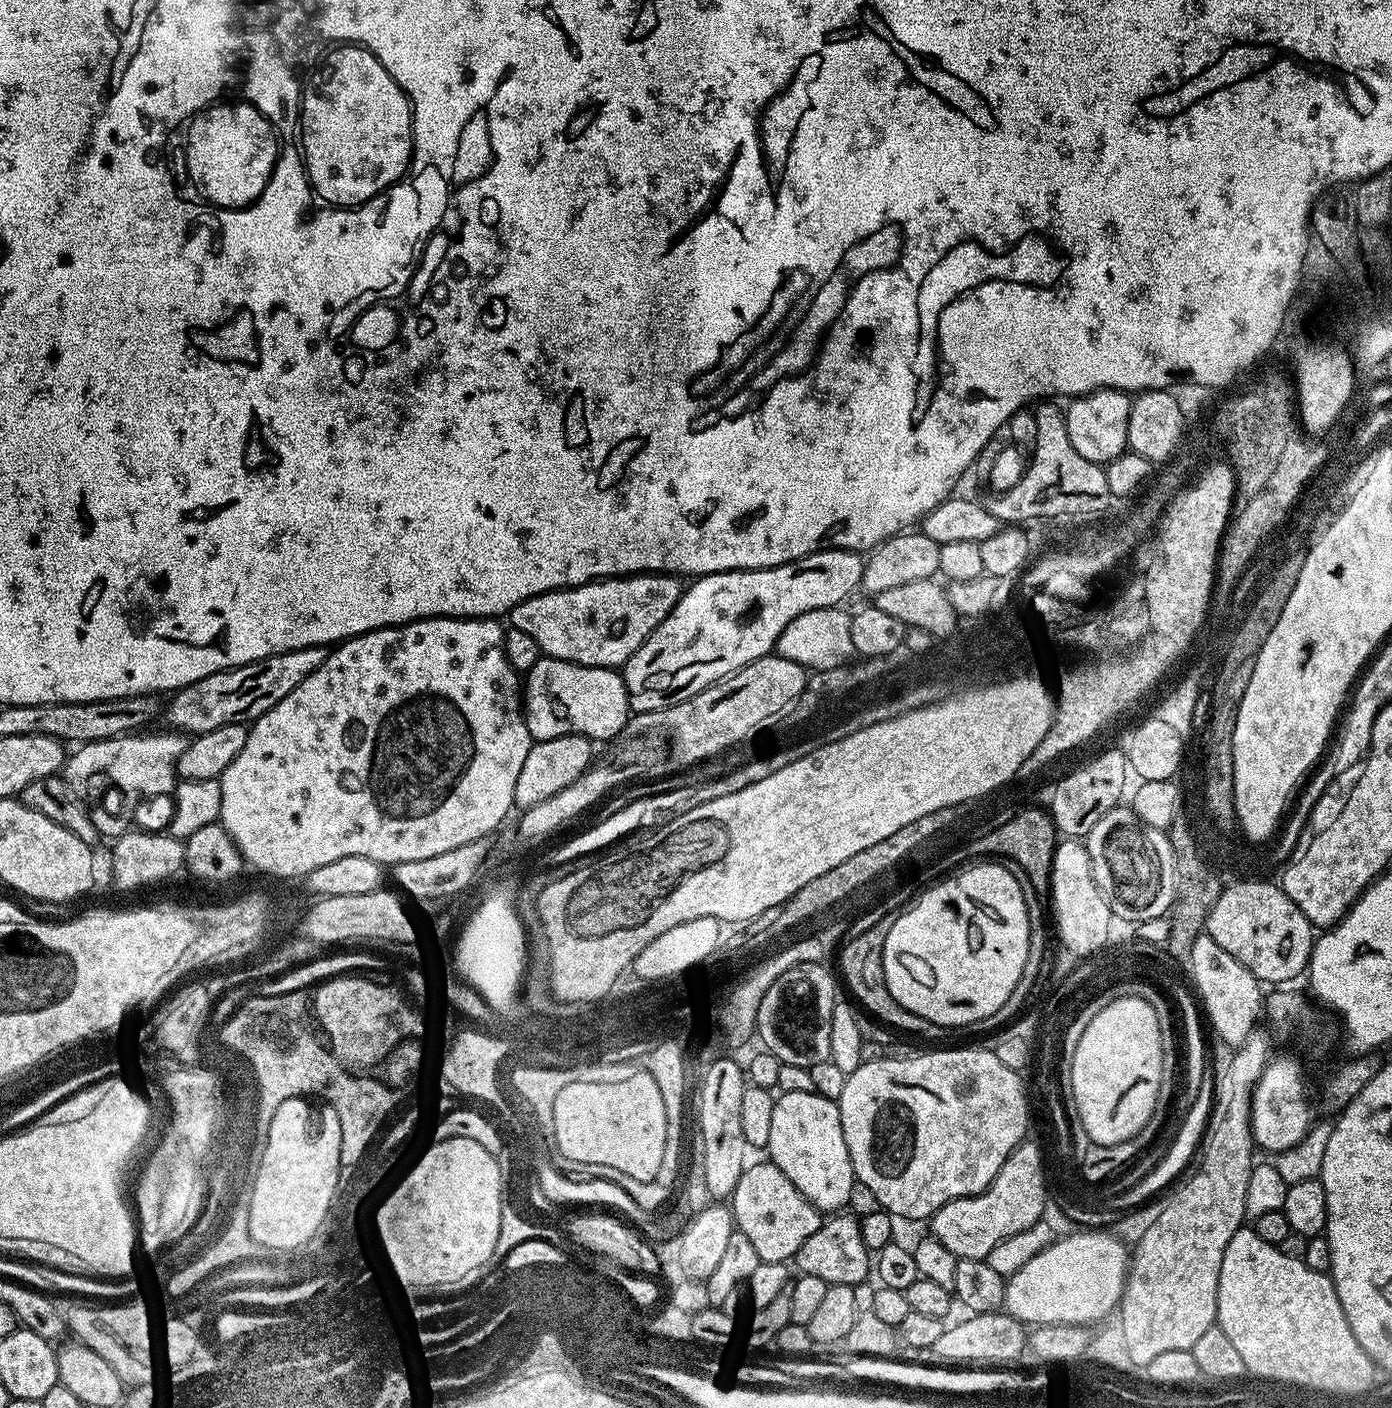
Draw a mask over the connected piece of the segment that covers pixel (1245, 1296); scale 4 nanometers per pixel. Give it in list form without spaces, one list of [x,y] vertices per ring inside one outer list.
[[[1242,1226],[1230,1238],[1226,1254],[1222,1254],[1222,1270],[1218,1274],[1218,1302],[1215,1323],[1242,1358],[1245,1369],[1264,1376],[1304,1381],[1320,1388],[1363,1388],[1368,1383],[1368,1360],[1360,1354],[1346,1322],[1342,1302],[1338,1302],[1336,1287],[1328,1272],[1310,1270],[1299,1255],[1291,1256],[1283,1247],[1262,1242],[1251,1226]]]

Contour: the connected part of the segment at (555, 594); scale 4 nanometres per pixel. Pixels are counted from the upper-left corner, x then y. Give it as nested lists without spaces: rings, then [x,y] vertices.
[[[667,572],[610,576],[526,598],[512,608],[510,624],[522,634],[530,634],[545,656],[582,666],[619,669],[674,610],[681,591],[681,577]]]

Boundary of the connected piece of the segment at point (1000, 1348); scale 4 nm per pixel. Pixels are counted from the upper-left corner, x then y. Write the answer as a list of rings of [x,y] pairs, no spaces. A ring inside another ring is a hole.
[[[1007,1311],[999,1312],[977,1312],[975,1314],[965,1315],[965,1320],[960,1320],[957,1324],[949,1323],[944,1332],[934,1342],[930,1352],[937,1361],[943,1362],[948,1366],[1008,1366],[1011,1360],[1019,1361],[1023,1357],[1026,1347],[1026,1328],[1019,1320],[1008,1315]]]

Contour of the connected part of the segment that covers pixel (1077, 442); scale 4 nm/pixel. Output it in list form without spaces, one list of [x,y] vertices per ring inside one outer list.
[[[1099,388],[1097,392],[1088,392],[1084,396],[1075,397],[1072,404],[1064,412],[1066,434],[1070,438],[1070,446],[1082,454],[1088,462],[1106,466],[1114,458],[1118,458],[1128,448],[1128,427],[1130,426],[1130,406],[1133,397],[1127,392],[1119,392],[1116,388]]]

